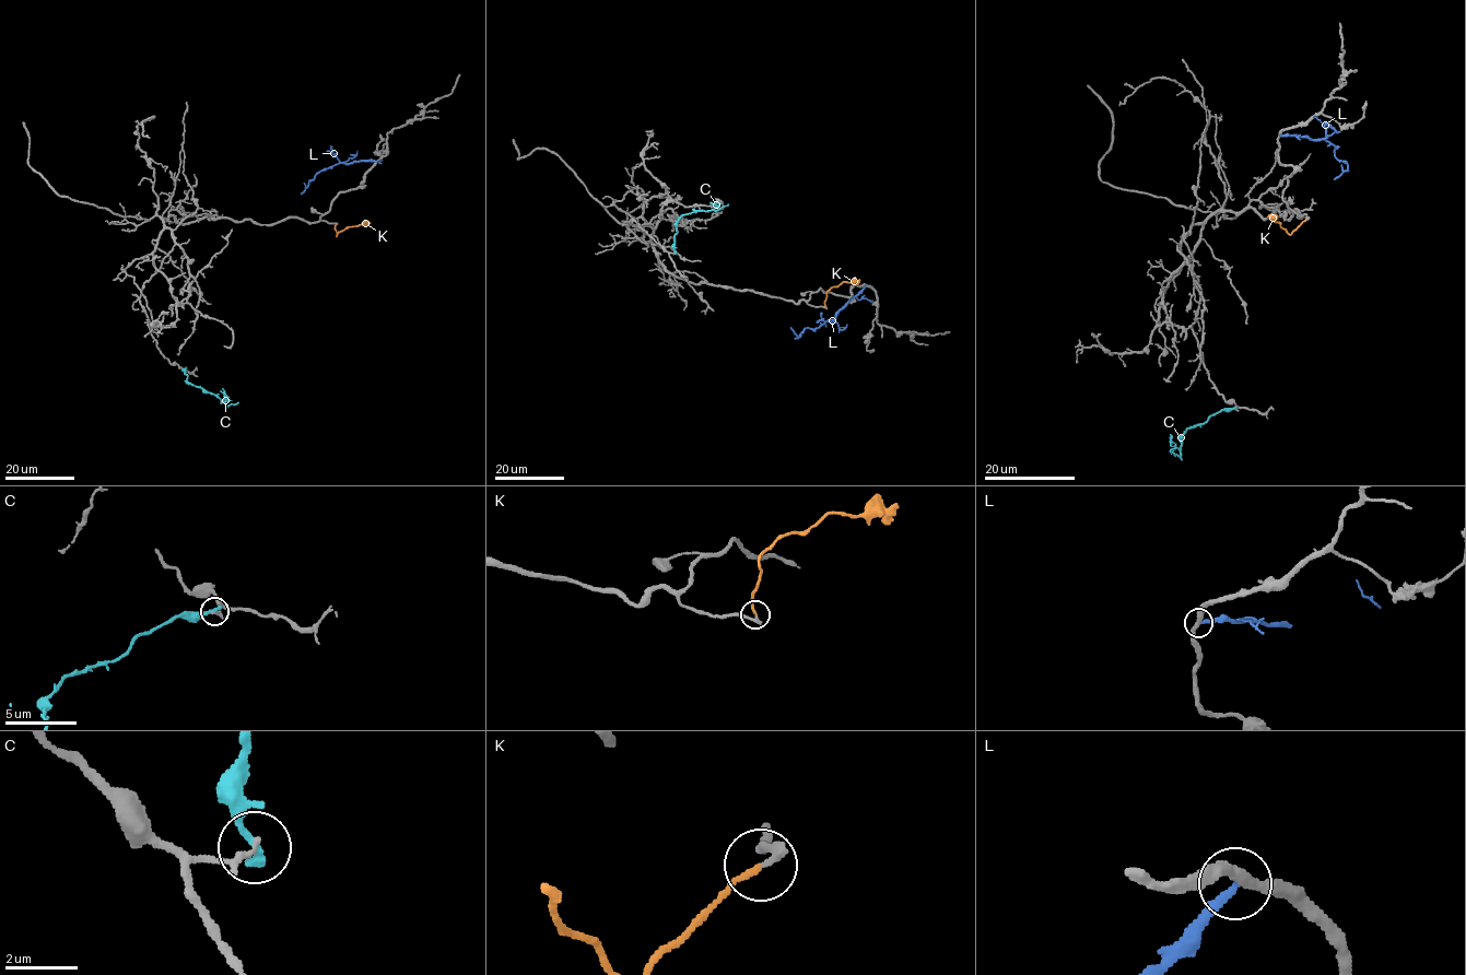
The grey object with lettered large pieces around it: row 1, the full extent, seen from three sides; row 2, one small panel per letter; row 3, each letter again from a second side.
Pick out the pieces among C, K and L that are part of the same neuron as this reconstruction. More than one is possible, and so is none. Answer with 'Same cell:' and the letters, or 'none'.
Same cell: K

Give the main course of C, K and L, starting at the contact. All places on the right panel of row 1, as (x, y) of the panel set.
C: (1234, 408), (1216, 412), (1186, 431), (1181, 438), (1180, 457), (1173, 451)
K: (1305, 220), (1290, 234), (1271, 216)
L: (1279, 137), (1300, 136), (1332, 143), (1334, 154), (1348, 165), (1334, 179)

